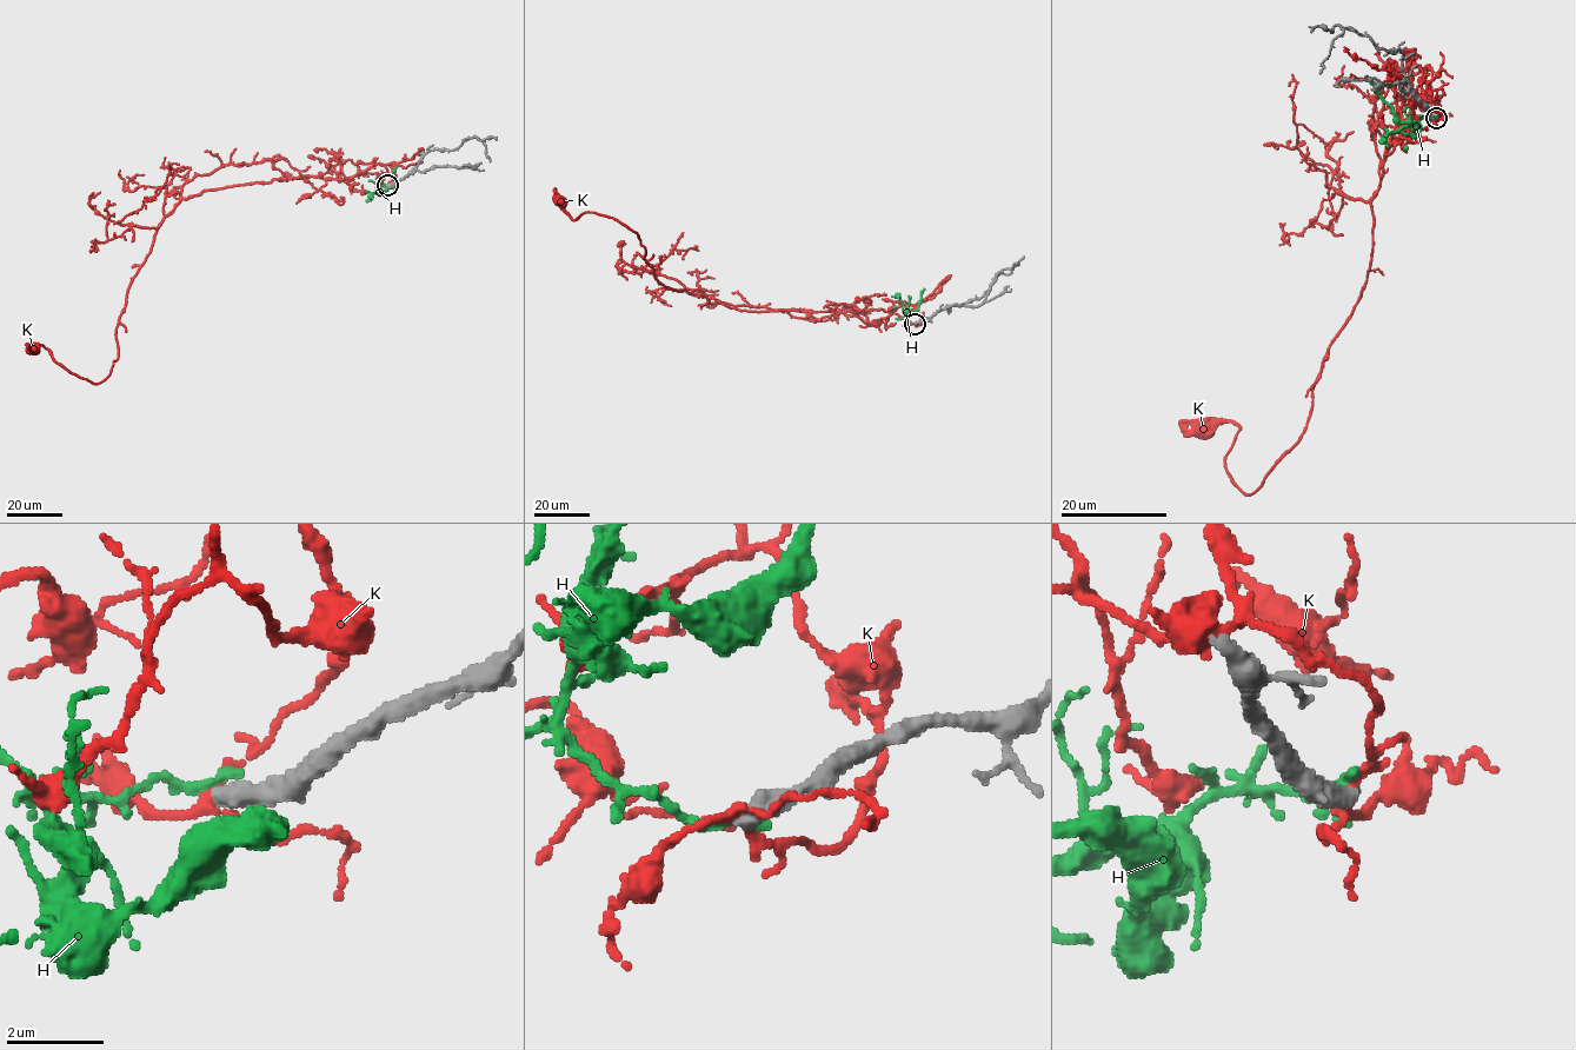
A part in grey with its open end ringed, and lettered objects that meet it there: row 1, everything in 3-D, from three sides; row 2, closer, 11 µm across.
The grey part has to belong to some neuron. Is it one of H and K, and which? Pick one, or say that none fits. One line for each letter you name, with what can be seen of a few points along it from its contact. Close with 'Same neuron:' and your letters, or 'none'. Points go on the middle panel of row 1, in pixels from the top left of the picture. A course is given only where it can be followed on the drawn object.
Same neuron: none

